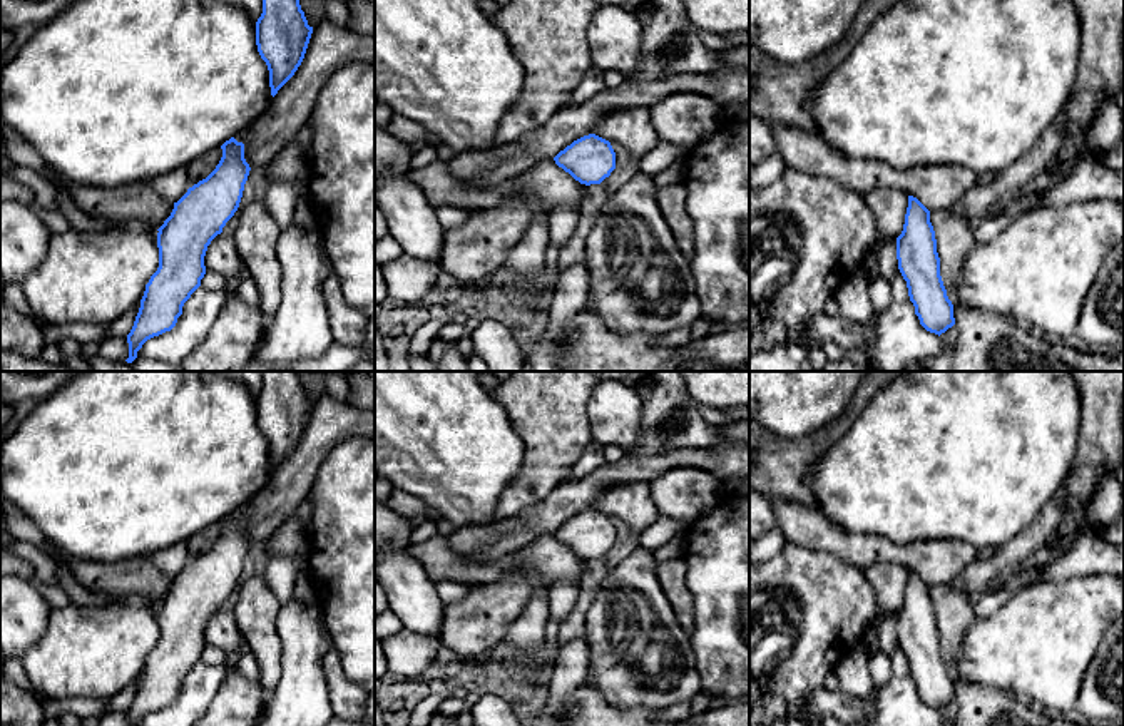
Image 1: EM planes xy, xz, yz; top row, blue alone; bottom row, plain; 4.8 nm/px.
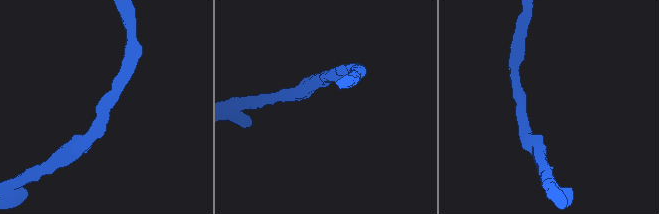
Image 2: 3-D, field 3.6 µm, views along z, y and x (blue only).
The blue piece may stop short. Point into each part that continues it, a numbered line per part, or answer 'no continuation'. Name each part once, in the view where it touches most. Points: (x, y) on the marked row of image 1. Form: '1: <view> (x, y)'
no continuation

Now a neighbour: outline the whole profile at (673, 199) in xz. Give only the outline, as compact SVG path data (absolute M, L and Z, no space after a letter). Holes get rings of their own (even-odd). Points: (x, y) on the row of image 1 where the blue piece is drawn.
M682 182L659 187L659 209L669 224L679 251L694 256L694 222L687 212L687 189Z

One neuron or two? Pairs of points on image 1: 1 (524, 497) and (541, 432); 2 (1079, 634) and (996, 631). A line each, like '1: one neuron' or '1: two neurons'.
1: one neuron
2: one neuron

